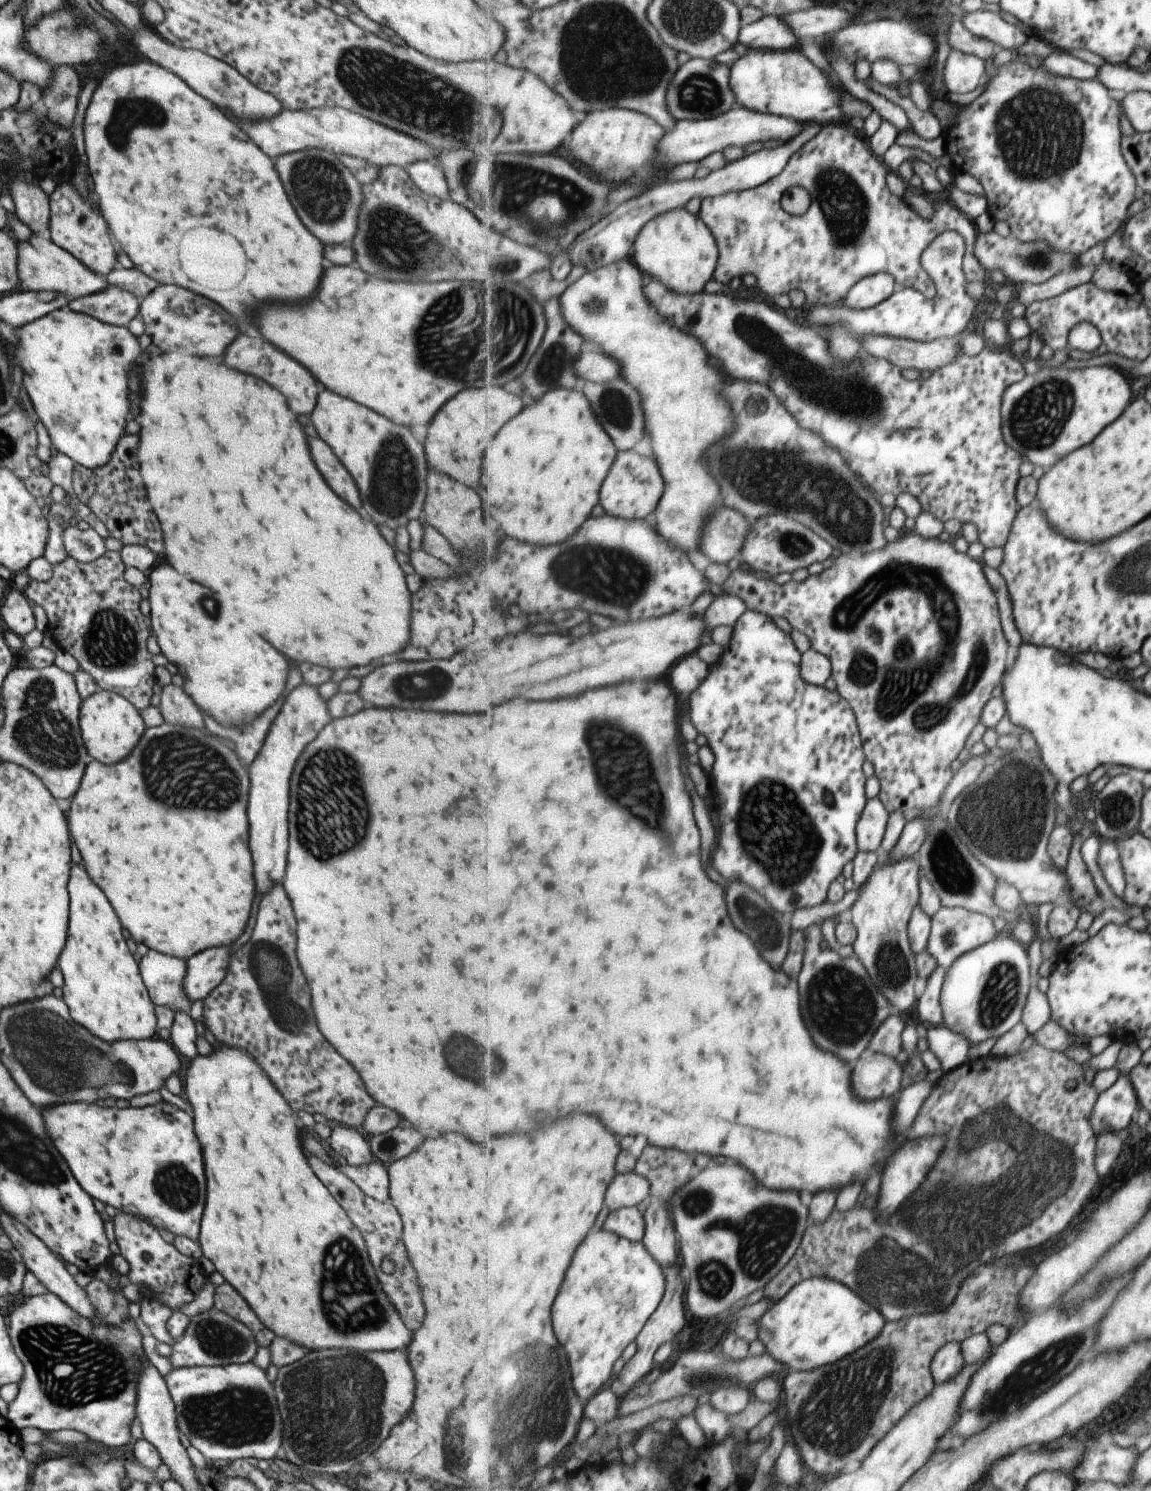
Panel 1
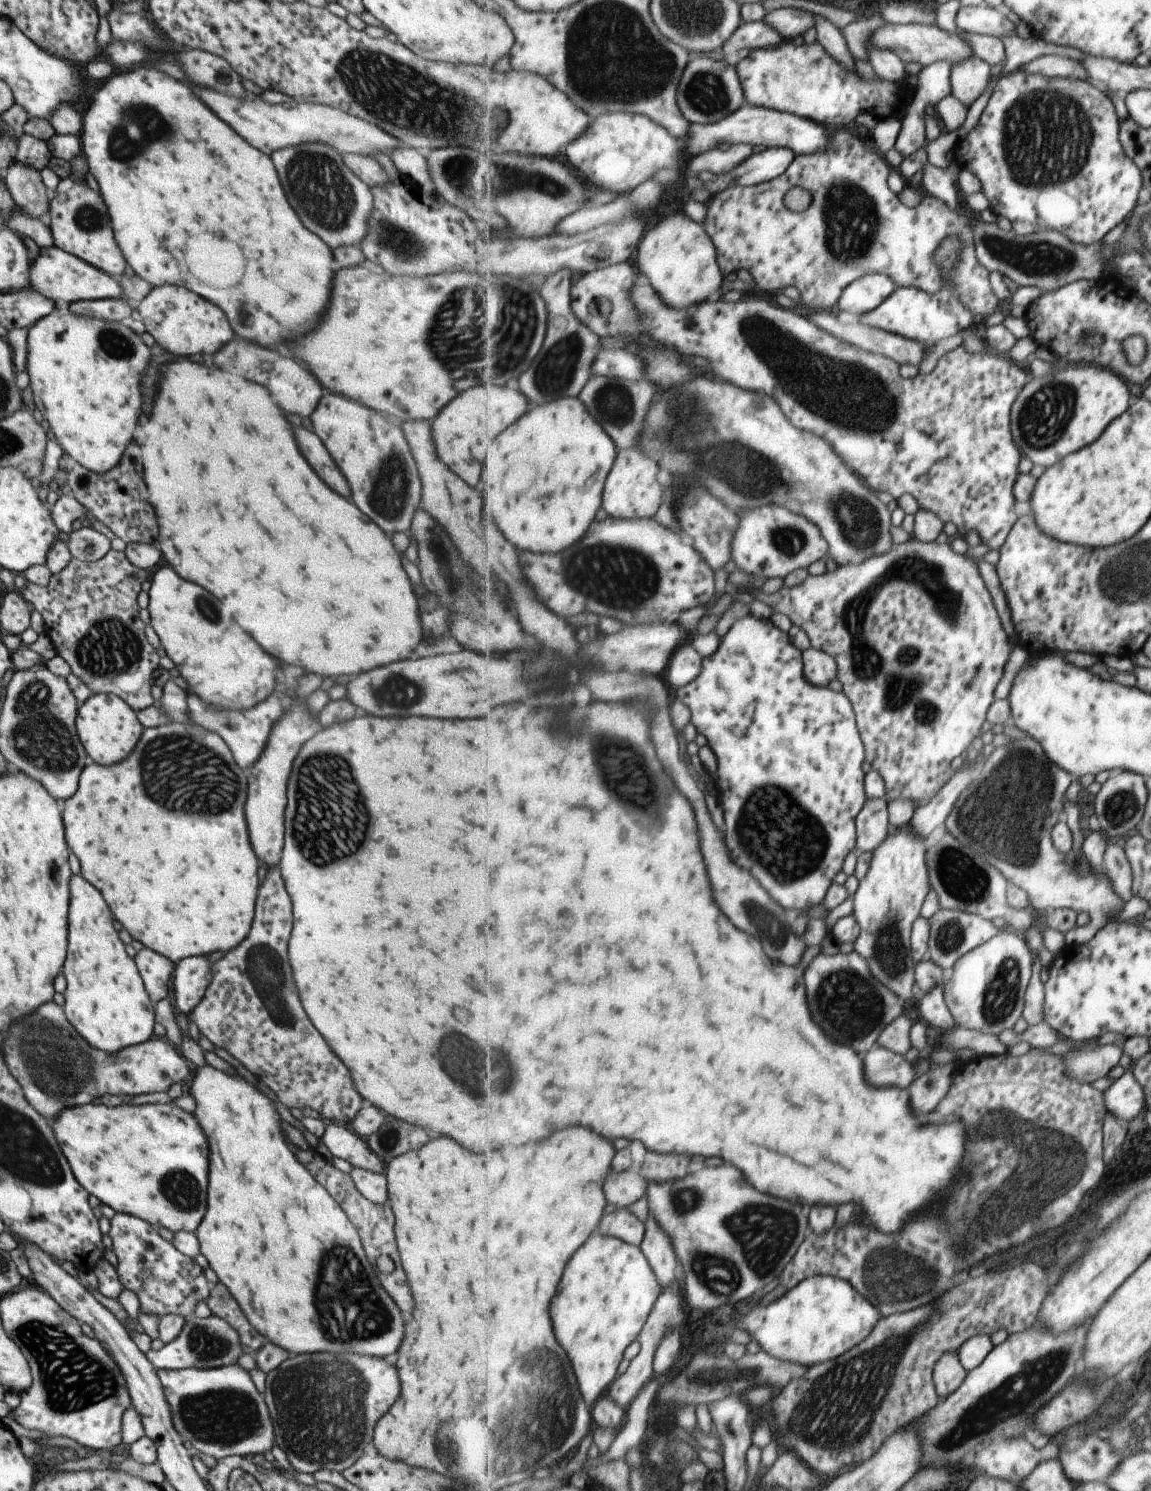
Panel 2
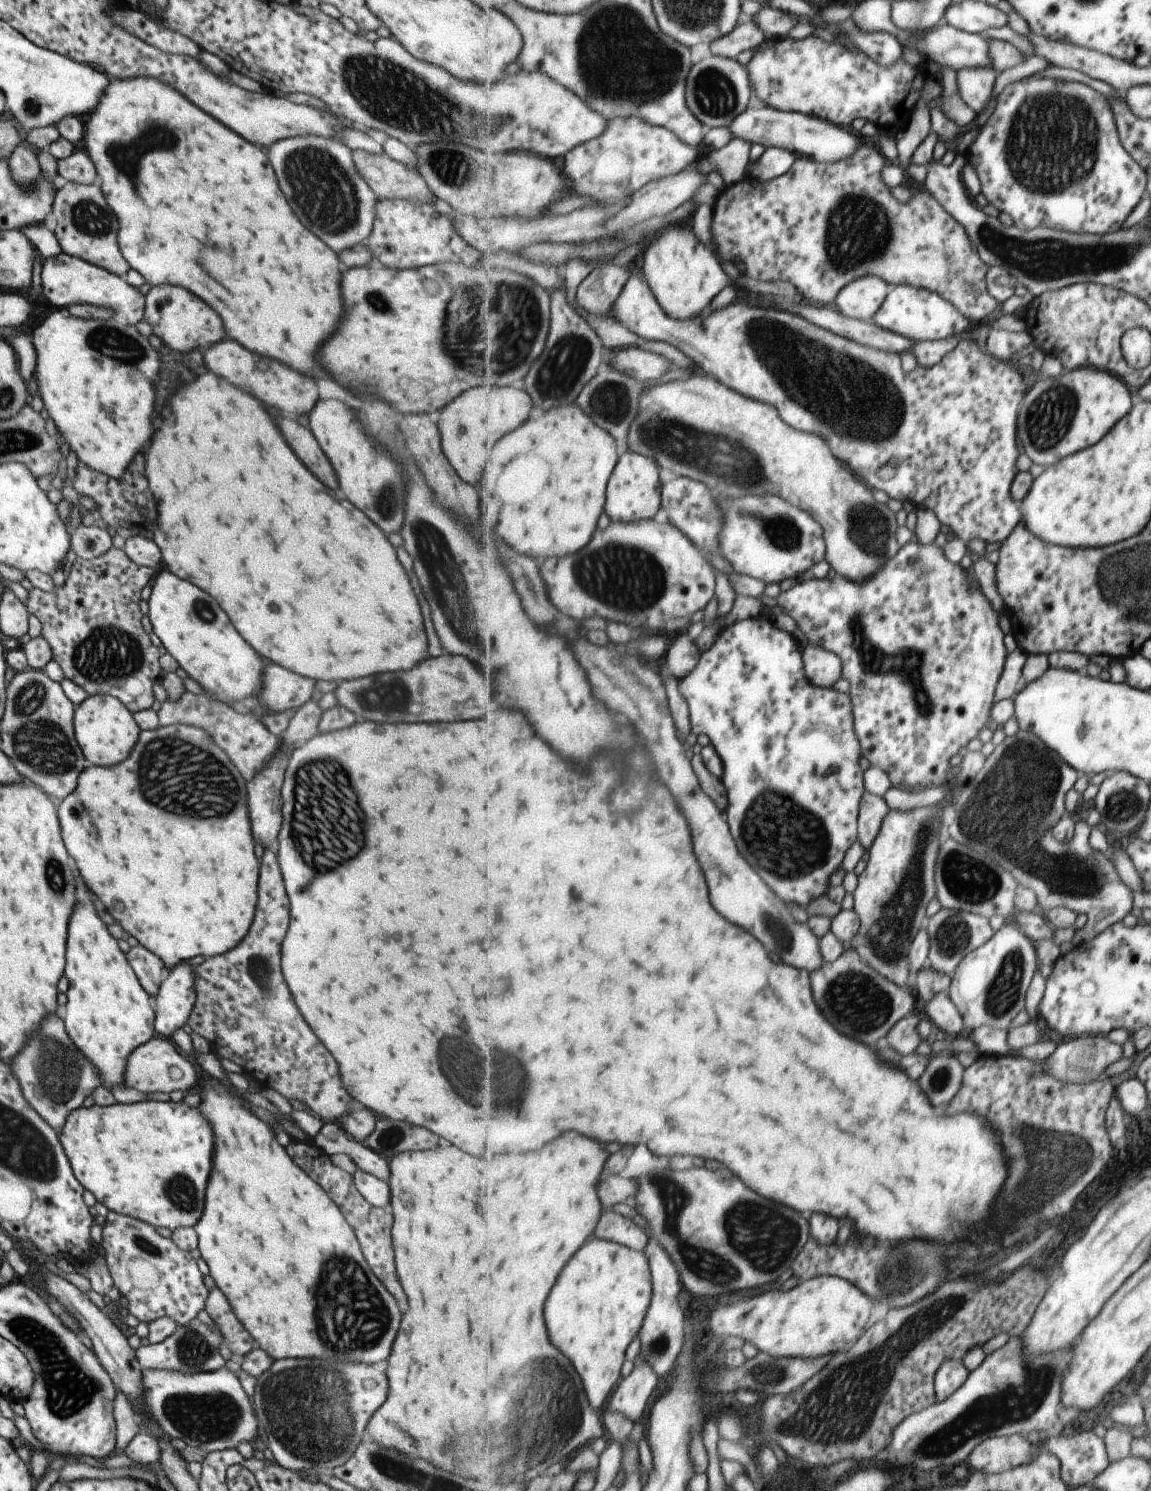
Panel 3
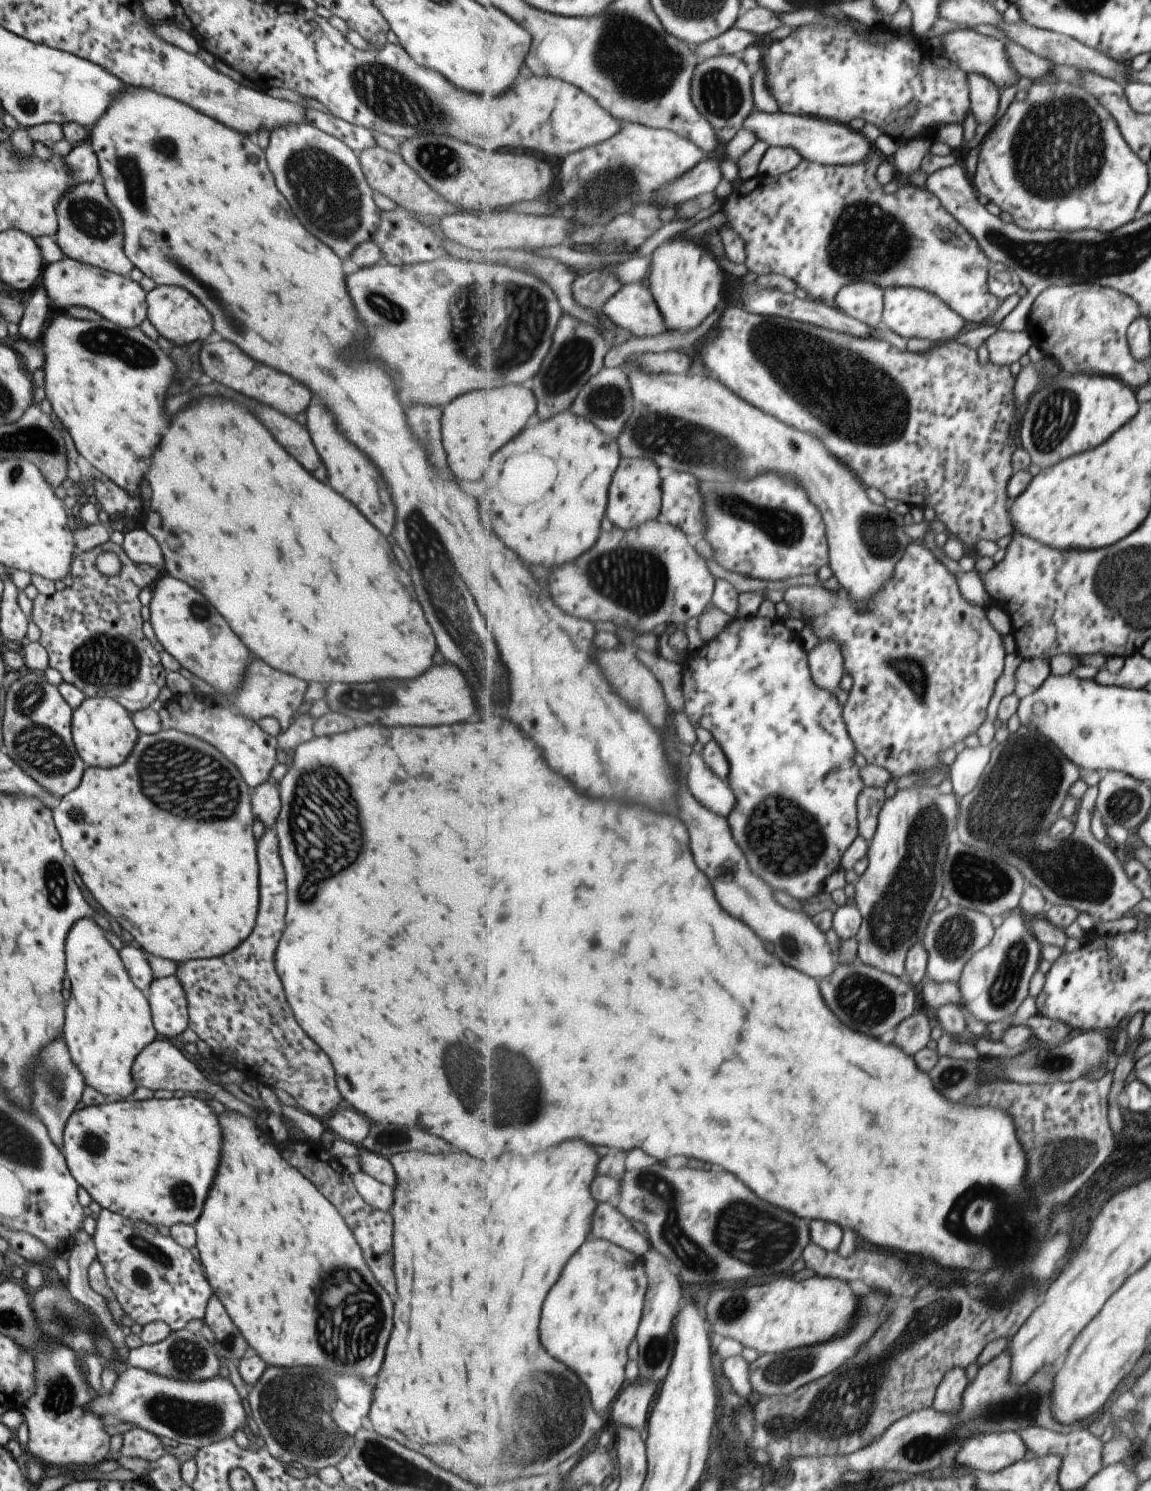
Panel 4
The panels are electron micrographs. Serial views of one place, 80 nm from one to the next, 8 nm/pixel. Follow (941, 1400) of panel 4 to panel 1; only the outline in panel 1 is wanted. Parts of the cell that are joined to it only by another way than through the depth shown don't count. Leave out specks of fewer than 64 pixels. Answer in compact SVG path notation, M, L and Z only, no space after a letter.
M949 1341L933 1357L931 1370L934 1381L938 1385L954 1379L955 1375L962 1371L965 1364L966 1358L962 1351L962 1343L959 1341Z

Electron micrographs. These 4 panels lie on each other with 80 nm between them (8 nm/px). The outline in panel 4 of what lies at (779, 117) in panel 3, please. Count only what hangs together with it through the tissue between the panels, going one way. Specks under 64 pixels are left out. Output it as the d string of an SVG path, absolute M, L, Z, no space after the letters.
M753 110L747 116L744 128L766 142L769 147L792 147L808 161L820 165L848 165L866 163L866 158L875 149L863 133L853 131L848 125L814 116L781 112L774 113Z

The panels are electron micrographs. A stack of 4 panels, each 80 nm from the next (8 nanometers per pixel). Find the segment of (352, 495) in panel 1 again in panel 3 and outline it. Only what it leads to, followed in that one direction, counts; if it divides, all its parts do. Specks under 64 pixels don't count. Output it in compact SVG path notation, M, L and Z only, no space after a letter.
M279 420L279 430L283 432L283 438L287 440L287 446L295 452L295 456L303 462L303 466L323 486L329 486L331 490L335 490L337 488L337 478L335 478L325 454L321 452L315 438L311 436L311 432L307 428L299 426L297 422L291 422L291 420Z

